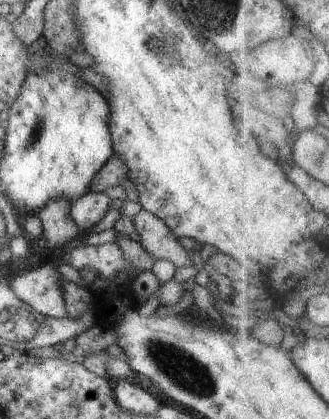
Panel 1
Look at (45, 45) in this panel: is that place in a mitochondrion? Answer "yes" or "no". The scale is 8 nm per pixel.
no

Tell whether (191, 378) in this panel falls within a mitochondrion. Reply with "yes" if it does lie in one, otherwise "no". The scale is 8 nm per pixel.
yes

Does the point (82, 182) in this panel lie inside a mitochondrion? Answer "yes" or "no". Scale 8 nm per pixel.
no

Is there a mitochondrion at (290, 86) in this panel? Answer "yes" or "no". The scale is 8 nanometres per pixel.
no

